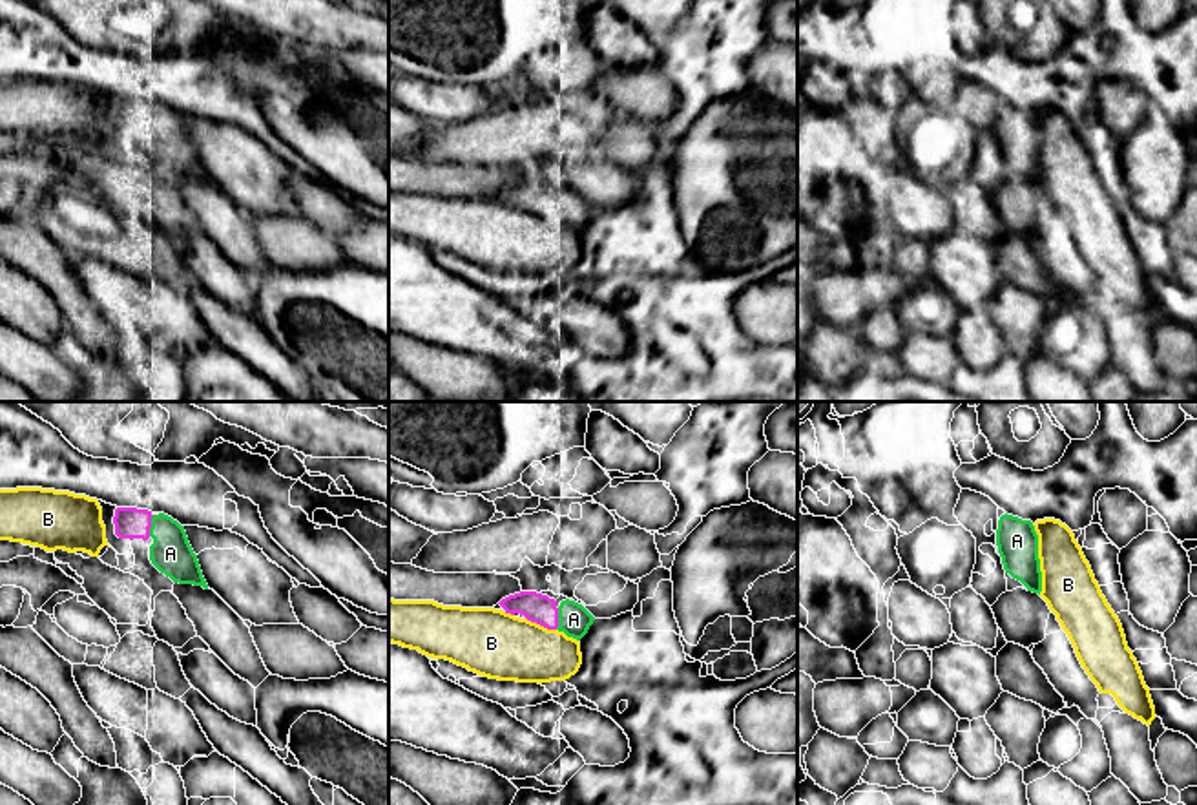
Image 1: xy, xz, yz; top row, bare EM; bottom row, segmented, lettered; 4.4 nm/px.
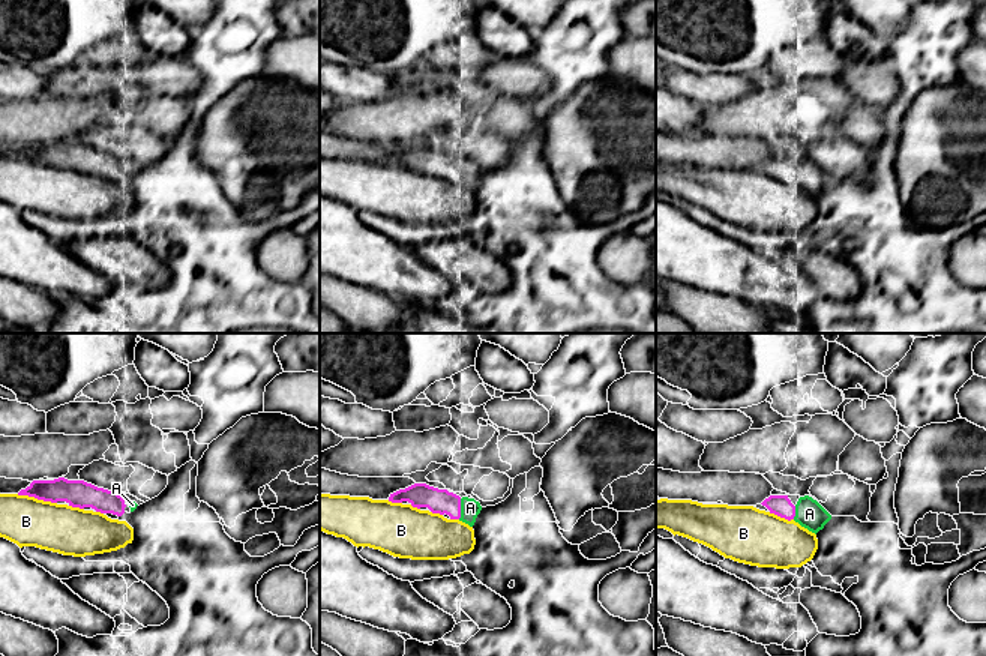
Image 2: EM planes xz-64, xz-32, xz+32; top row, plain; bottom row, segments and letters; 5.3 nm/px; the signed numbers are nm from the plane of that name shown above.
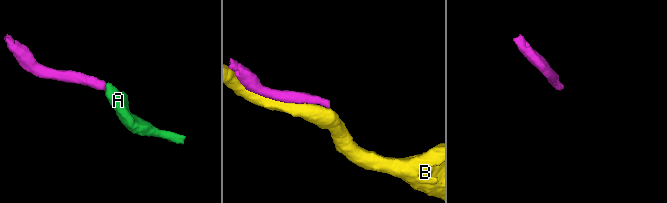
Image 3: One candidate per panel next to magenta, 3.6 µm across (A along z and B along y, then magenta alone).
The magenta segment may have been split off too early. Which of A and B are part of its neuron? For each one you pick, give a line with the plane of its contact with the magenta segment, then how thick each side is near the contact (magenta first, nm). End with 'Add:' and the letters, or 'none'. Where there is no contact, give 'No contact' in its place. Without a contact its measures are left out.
A: Touches magenta in xy. Thickness 140 nm (magenta) against 180 nm
Add: A

